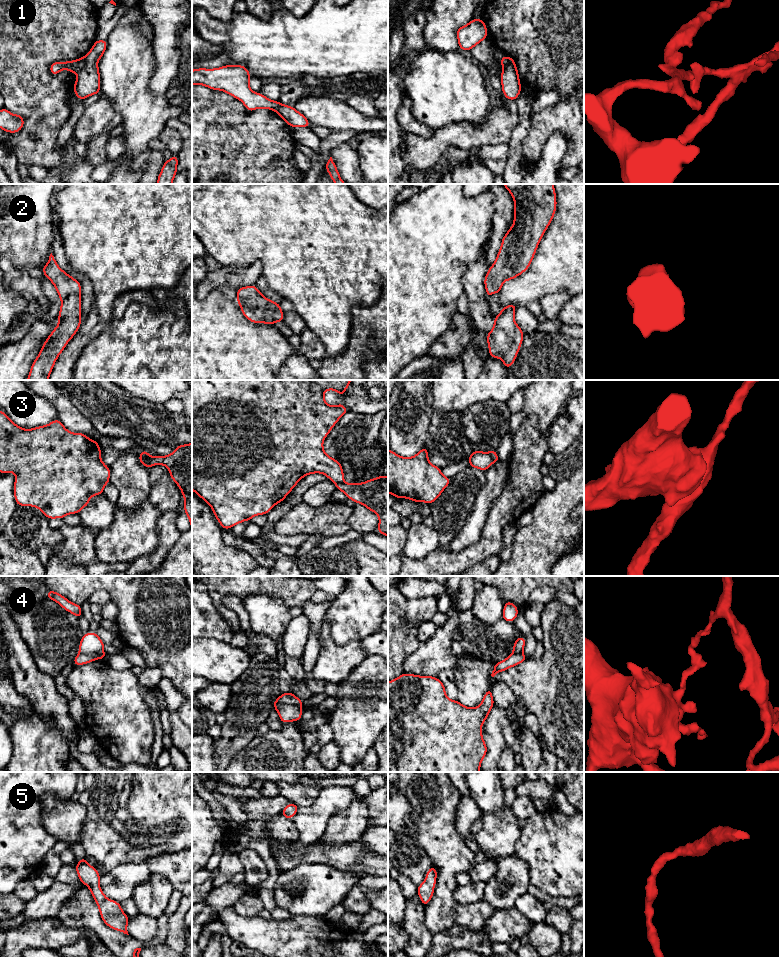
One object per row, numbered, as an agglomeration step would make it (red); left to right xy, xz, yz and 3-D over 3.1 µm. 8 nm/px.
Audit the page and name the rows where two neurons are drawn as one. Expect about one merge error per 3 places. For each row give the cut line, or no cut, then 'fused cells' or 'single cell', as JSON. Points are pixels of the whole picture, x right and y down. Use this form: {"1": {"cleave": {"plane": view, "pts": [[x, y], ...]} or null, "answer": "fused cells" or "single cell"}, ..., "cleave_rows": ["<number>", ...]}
{"1": {"cleave": {"plane": "xy", "pts": [[85, 57], [85, 63], [77, 73]]}, "answer": "fused cells"}, "2": {"cleave": null, "answer": "single cell"}, "3": {"cleave": {"plane": "yz", "pts": [[489, 453], [492, 462]]}, "answer": "fused cells"}, "4": {"cleave": {"plane": "xy", "pts": [[79, 652], [97, 653], [101, 658]]}, "answer": "fused cells"}, "5": {"cleave": null, "answer": "single cell"}, "cleave_rows": ["1", "3", "4"]}

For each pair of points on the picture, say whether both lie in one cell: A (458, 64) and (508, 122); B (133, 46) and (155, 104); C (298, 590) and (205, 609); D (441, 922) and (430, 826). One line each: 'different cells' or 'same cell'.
A: different cells
B: same cell
C: different cells
D: same cell

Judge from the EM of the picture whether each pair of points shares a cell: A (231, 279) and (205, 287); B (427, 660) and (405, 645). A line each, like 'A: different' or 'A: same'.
A: same
B: different

